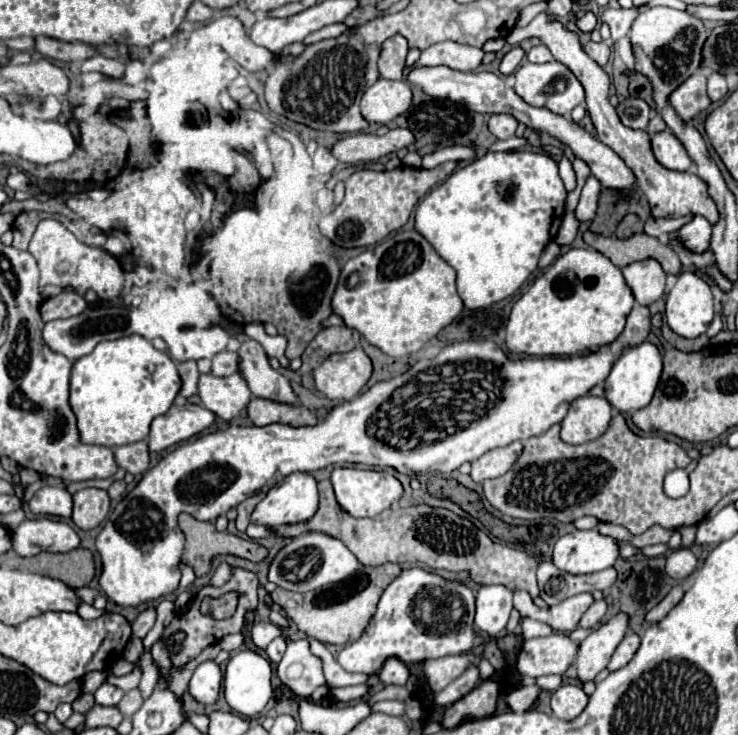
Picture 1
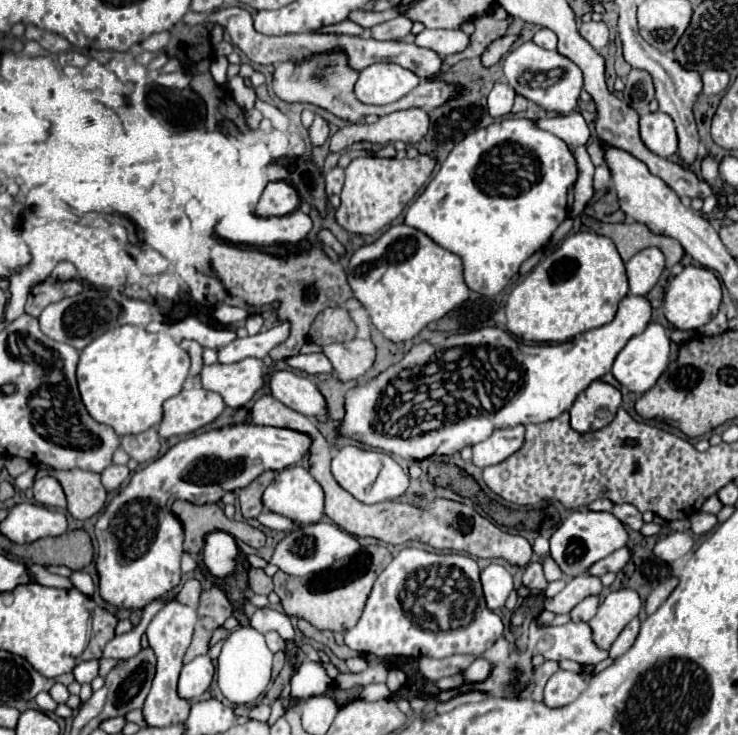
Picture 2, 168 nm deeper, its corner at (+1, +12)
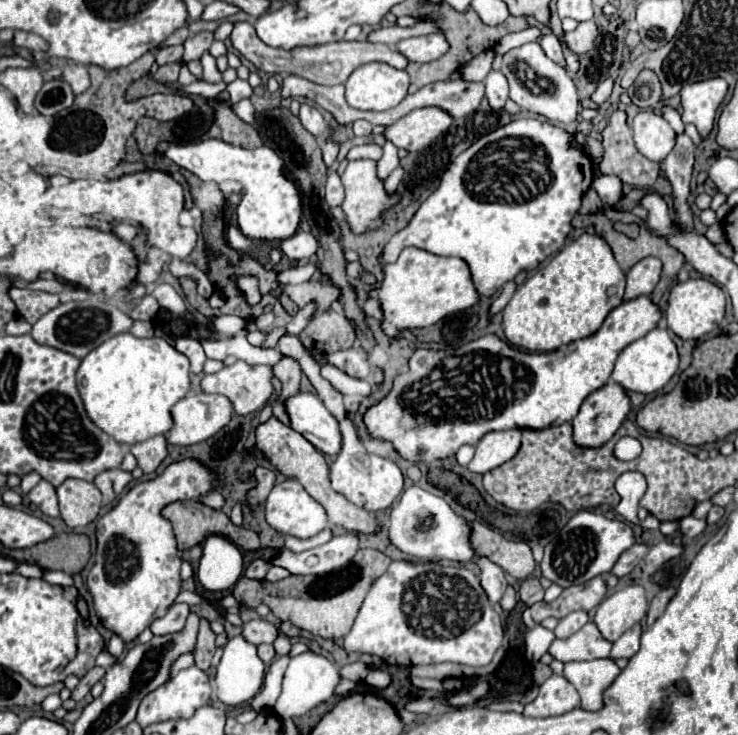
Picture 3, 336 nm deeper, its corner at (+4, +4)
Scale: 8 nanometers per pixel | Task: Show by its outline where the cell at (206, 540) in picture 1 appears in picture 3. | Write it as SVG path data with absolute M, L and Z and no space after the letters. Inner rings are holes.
M196 500L172 502L172 504L168 504L168 506L162 510L162 516L172 522L174 536L176 536L176 542L178 542L178 548L180 548L180 550L188 550L188 548L192 548L192 546L204 542L206 536L210 536L210 534L226 536L228 540L232 540L232 542L234 542L236 546L240 546L242 550L258 550L258 548L260 548L260 540L258 540L258 534L256 534L256 532L246 530L246 528L242 528L242 526L234 526L234 524L230 522L230 518L228 518L222 510L208 508L206 504L196 502Z

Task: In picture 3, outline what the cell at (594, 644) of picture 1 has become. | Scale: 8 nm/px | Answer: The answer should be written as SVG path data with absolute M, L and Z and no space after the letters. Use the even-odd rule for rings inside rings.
M626 586L608 596L596 610L594 622L606 640L618 640L626 630L638 624L648 608L642 586Z

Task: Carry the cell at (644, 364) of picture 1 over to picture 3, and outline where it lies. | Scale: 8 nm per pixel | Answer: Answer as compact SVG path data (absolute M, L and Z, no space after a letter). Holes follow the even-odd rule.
M654 328L646 336L632 342L630 346L626 346L620 352L620 356L616 360L616 368L612 372L612 380L622 384L626 390L642 392L642 394L654 394L668 384L668 380L676 374L676 370L678 370L676 344L672 342L666 328Z

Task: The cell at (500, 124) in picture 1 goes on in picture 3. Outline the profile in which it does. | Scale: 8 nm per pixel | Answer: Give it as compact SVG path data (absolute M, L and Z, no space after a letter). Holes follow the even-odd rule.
M490 70L490 74L484 80L486 84L486 98L494 110L504 108L508 100L508 80L500 70Z

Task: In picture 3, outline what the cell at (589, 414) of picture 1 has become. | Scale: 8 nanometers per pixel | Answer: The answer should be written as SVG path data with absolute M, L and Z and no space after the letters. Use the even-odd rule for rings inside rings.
M608 382L584 400L572 420L574 442L582 448L600 448L616 434L628 412L630 398L626 390L616 382Z

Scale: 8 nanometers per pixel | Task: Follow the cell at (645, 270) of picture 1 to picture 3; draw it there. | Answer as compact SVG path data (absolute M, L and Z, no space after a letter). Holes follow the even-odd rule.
M644 258L638 264L634 264L632 270L626 274L628 282L626 282L624 300L652 294L654 286L658 284L660 272L662 272L662 262L658 258Z

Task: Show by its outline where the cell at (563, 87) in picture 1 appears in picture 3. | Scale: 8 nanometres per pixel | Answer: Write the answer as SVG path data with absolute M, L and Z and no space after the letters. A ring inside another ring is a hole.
M528 42L518 48L508 50L502 56L502 74L508 78L510 98L520 108L524 108L528 112L536 112L536 114L548 118L550 122L570 124L578 118L580 100L578 100L578 90L576 90L572 78L560 64L552 62L544 54L544 50L538 42Z

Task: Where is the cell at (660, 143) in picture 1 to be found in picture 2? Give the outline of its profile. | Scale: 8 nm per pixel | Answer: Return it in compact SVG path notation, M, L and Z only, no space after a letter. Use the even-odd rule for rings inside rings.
M649 112L641 116L641 140L657 156L669 158L677 152L677 132L669 114Z

